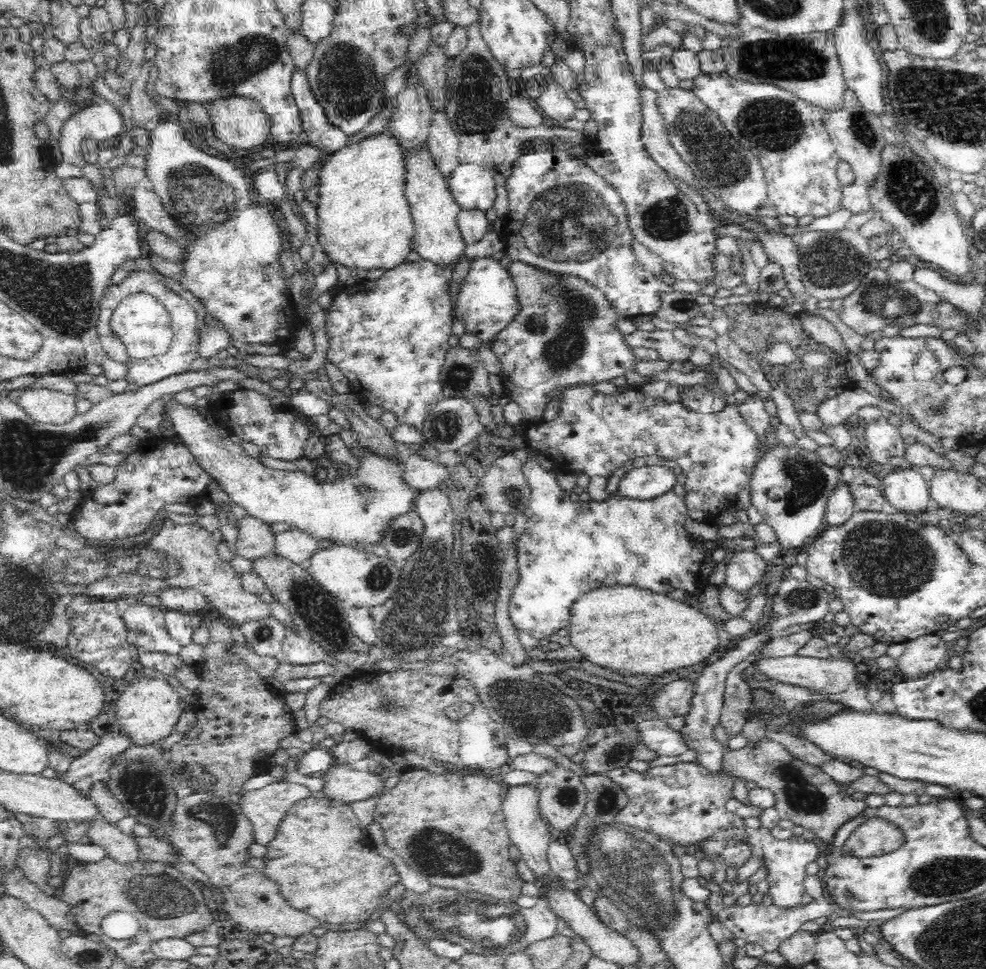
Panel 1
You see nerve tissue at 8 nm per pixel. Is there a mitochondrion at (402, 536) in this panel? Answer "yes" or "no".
yes

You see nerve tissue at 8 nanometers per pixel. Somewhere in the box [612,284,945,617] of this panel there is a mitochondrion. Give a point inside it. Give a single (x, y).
(885, 559)

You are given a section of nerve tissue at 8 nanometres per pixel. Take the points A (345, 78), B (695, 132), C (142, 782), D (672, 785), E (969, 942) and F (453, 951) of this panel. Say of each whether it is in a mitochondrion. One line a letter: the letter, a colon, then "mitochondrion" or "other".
A: mitochondrion
B: mitochondrion
C: mitochondrion
D: other
E: mitochondrion
F: mitochondrion

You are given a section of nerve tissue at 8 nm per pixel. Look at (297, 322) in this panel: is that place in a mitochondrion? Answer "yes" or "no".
no

